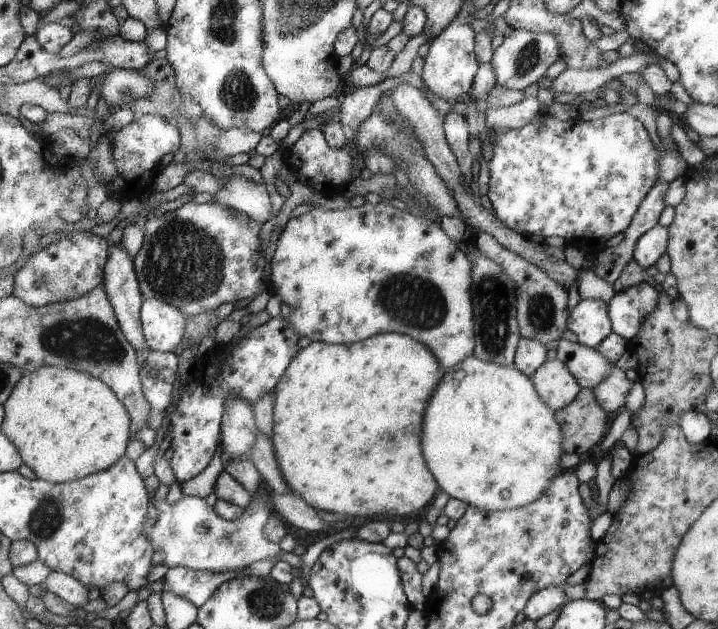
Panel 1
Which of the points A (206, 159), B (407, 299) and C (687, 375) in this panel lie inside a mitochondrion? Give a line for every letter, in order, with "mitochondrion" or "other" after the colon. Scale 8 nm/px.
A: mitochondrion
B: mitochondrion
C: mitochondrion

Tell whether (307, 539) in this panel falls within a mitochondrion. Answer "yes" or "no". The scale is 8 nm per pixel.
no

